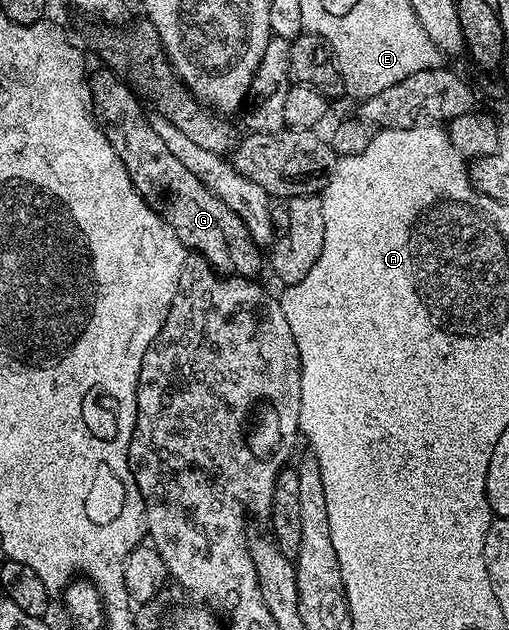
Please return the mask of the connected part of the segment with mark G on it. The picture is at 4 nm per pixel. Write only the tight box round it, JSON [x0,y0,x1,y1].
[88,67,266,278]

